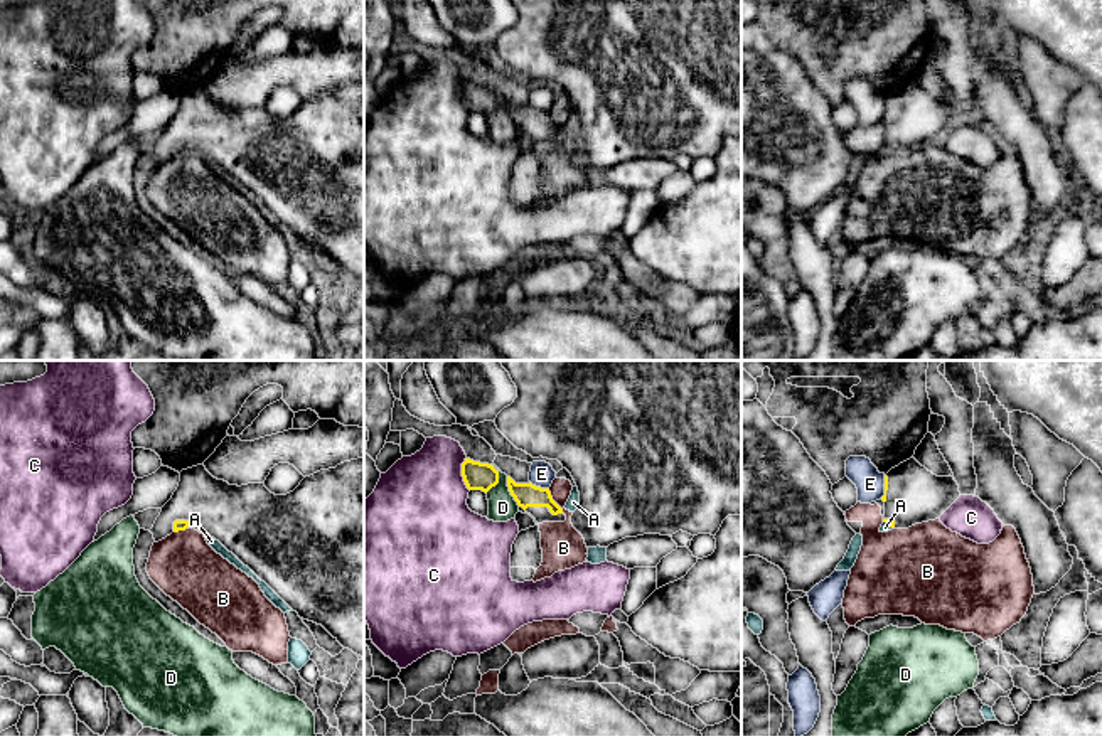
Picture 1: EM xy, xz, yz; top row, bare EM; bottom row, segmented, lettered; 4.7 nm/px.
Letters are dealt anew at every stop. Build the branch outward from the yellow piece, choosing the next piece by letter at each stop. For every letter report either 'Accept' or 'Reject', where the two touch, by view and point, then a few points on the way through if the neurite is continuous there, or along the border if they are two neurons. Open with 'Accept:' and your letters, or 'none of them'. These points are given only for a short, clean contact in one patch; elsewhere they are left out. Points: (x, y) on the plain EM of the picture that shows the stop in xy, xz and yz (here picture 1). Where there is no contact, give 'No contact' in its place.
Accept: none of them
A: Reject. Touches yellow at yz (888, 147). Boundary: yz (883, 144), (892, 150)
B: Reject. Touches yellow at xz (553, 123). Boundary: xz (548, 112), (563, 135)
C: Reject. Touches yellow at xz (462, 96). Boundary: xz (465, 80), (462, 103), (469, 113)
D: Reject. Touches yellow at xz (497, 103). Boundary: xz (494, 88), (497, 105), (486, 115)
E: Reject. Touches yellow at xz (540, 110). Boundary: xz (529, 103), (548, 112)

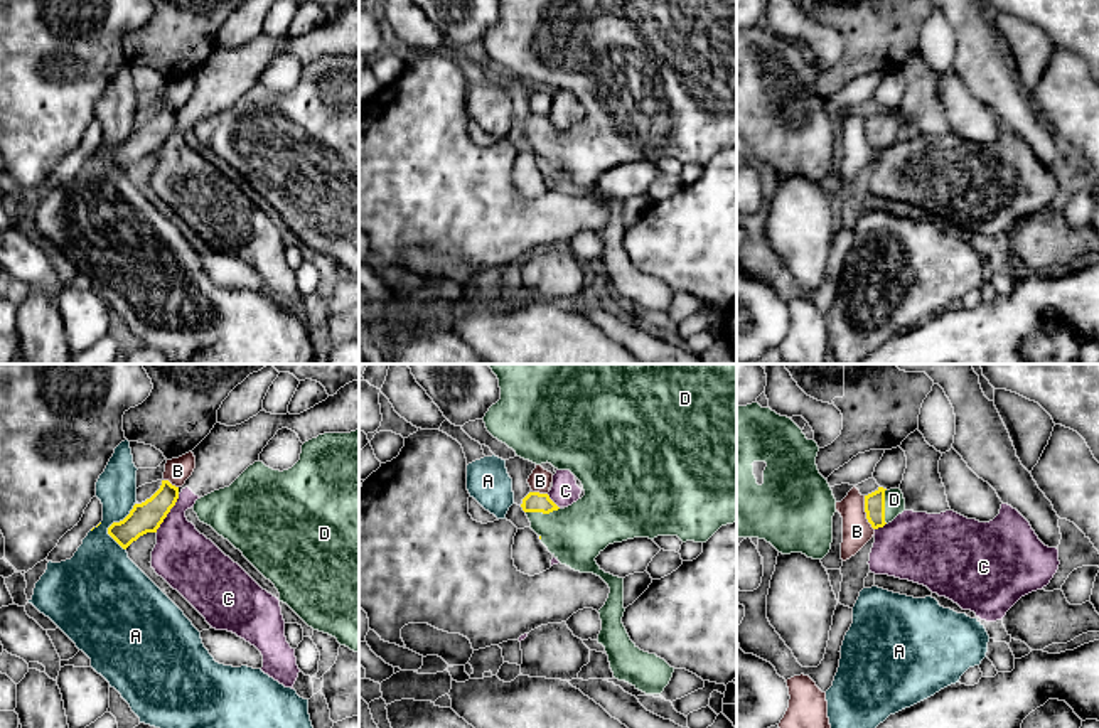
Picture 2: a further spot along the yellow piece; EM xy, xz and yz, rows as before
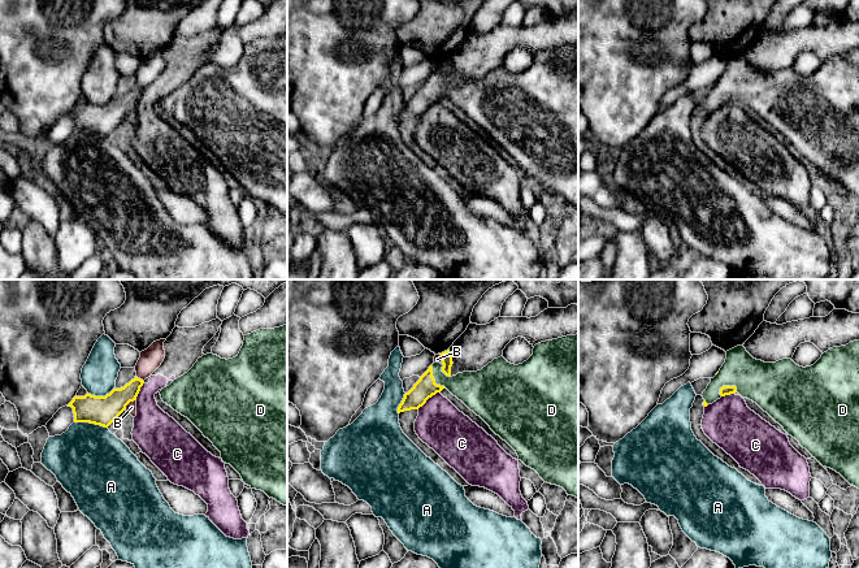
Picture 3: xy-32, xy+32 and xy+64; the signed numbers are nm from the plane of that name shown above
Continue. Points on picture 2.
Accept: D
A: Reject. Touches yellow at xy (112, 147). Boundary: xy (135, 127), (122, 142), (108, 150), (108, 157), (123, 172)
B: Reject. Touches yellow at yz (865, 133). Boundary: yz (863, 118), (865, 140), (873, 152)
C: Reject. Touches yellow at xy (169, 133). Boundary: xy (179, 117), (155, 154)
D: Accept. Touches yellow at yz (884, 128). Path across: yz (873, 125), (884, 128), (894, 122)

